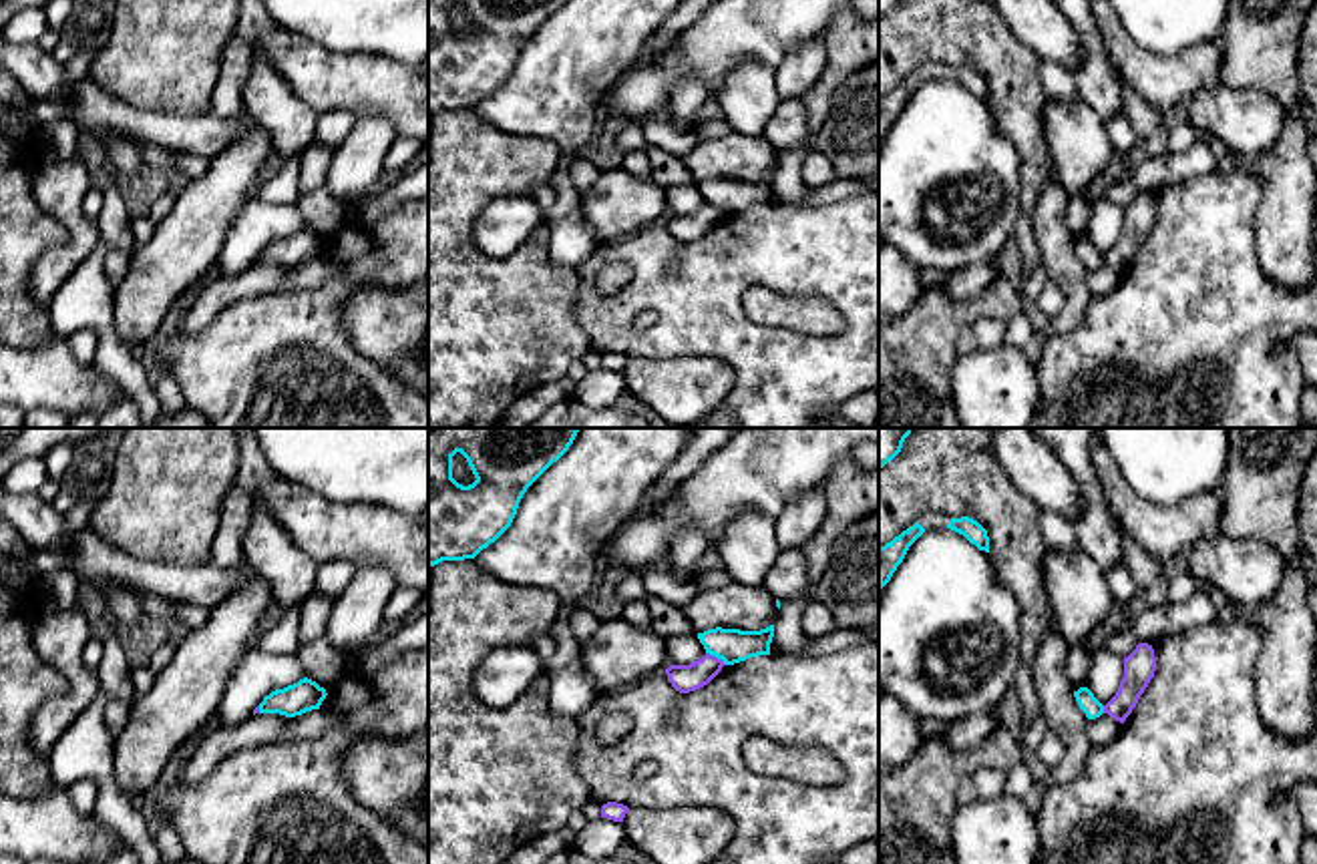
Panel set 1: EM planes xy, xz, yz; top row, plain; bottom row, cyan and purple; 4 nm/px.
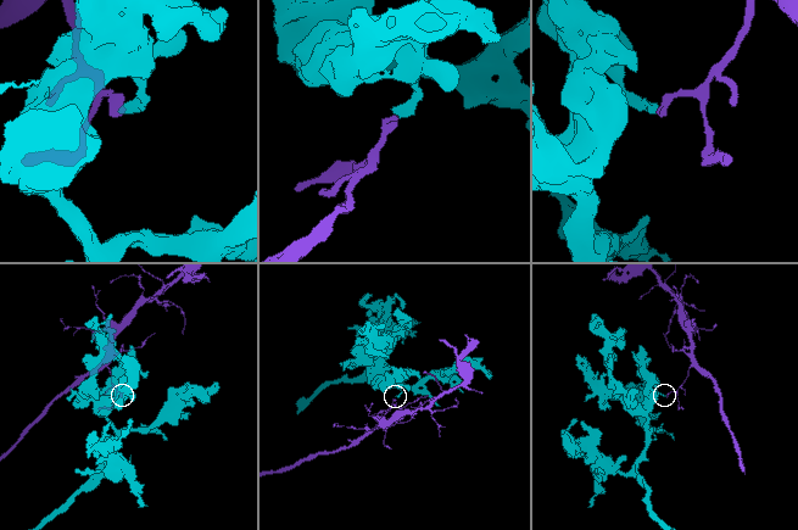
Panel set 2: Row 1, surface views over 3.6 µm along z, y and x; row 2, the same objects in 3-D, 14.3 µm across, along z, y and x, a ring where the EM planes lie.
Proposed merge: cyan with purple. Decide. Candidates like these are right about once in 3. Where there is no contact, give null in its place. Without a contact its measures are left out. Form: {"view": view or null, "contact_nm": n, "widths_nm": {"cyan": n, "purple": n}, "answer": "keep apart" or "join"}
{"view": "xz", "contact_nm": 90, "widths_nm": {"cyan": 140, "purple": 110}, "answer": "keep apart"}

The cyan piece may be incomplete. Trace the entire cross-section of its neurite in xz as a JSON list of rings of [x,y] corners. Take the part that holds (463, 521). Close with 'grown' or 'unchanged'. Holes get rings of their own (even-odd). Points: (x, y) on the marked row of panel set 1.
[[[428,428],[428,565],[475,559],[495,543],[513,522],[527,488],[573,444],[581,428]],[[460,452],[475,482],[468,486],[452,478],[452,456]]] | unchanged

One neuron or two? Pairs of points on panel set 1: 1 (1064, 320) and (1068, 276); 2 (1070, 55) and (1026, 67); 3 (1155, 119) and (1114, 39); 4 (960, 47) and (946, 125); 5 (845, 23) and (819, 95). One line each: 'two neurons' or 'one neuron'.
1: one neuron
2: two neurons
3: two neurons
4: two neurons
5: one neuron

